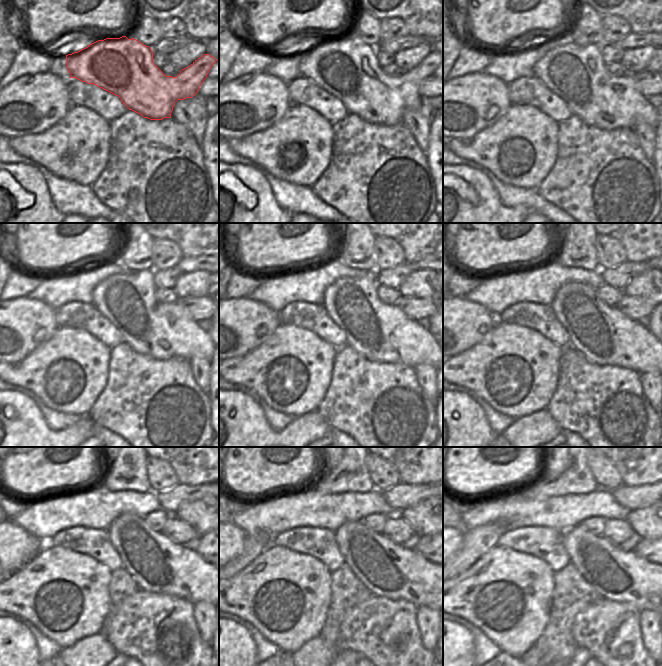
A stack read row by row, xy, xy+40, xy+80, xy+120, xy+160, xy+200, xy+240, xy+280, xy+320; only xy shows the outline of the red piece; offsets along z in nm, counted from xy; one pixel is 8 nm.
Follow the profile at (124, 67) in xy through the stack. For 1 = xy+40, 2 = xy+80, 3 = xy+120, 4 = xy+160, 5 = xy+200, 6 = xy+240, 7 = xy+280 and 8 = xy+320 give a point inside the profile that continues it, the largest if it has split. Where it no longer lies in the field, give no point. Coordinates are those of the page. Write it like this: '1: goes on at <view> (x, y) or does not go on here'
1: goes on at xy+40 (349, 70)
2: goes on at xy+80 (577, 74)
3: goes on at xy+120 (162, 330)
4: goes on at xy+160 (380, 332)
5: goes on at xy+200 (605, 336)
6: goes on at xy+240 (157, 564)
7: goes on at xy+280 (387, 569)
8: goes on at xy+320 (617, 575)

